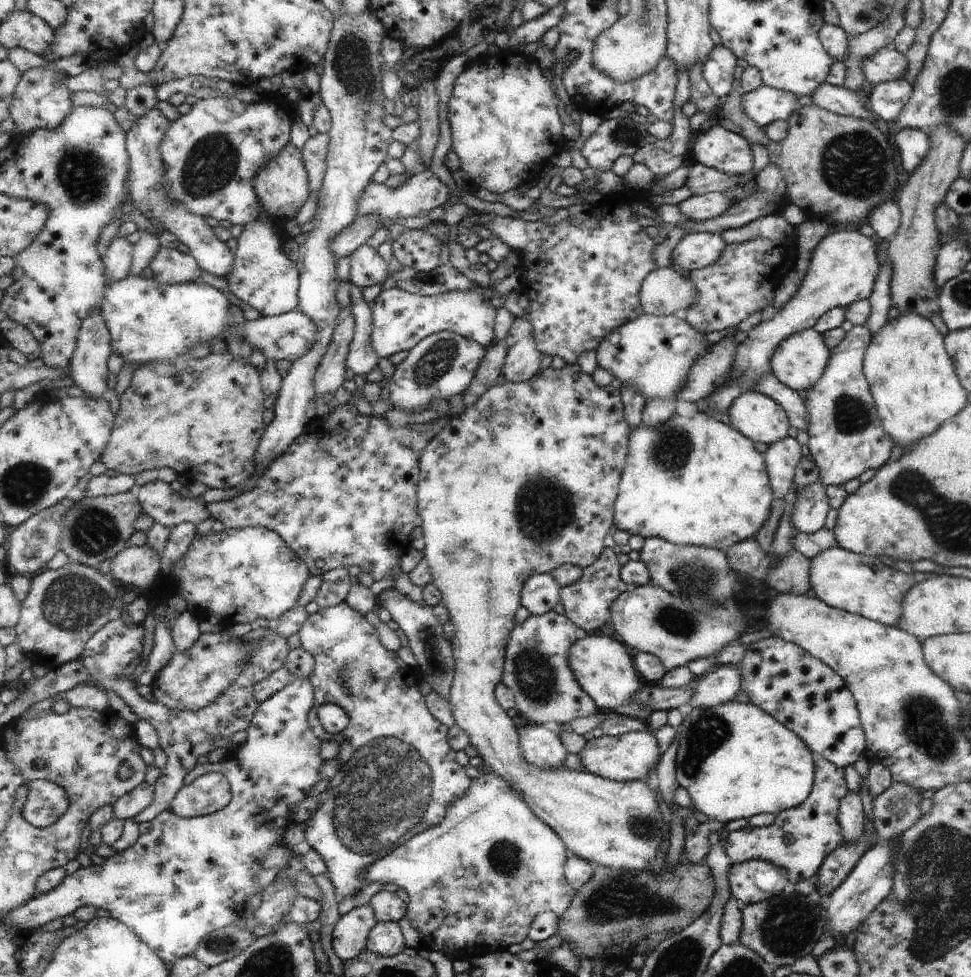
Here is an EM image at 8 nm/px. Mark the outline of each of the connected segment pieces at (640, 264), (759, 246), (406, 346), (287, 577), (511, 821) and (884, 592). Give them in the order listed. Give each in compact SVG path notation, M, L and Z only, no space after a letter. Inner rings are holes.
M623 190L608 196L602 203L591 206L589 218L585 222L575 224L567 219L553 226L546 220L530 222L518 217L501 217L496 214L476 214L463 218L461 227L474 230L479 226L500 236L505 244L518 250L520 257L520 288L519 290L530 301L530 310L525 312L523 319L533 324L533 336L539 352L545 356L559 356L565 363L578 364L579 356L597 350L601 340L628 322L643 316L640 292L645 278L657 270L657 262L653 256L658 242L645 232L643 224L639 224L639 214L633 210L632 201L646 203L650 195L633 194Z
M791 228L791 236L785 235L781 240L770 240L756 236L751 240L741 243L725 244L721 250L717 262L709 266L695 269L689 273L695 288L695 300L693 306L684 310L685 322L689 322L697 332L725 331L727 328L736 328L737 324L756 311L763 310L773 304L773 292L780 281L773 282L773 273L783 274L782 279L788 272L794 272L797 261L797 251L792 236L794 228Z
M475 284L475 288L467 290L467 292L443 292L437 295L421 296L410 292L405 292L404 289L395 287L392 289L381 290L377 299L371 303L373 310L373 350L379 358L391 358L403 351L411 351L422 340L428 336L439 332L451 330L457 332L461 336L468 337L471 340L476 340L481 346L489 347L498 339L495 336L495 313L497 307L490 304L491 298L485 298L483 291L485 288Z
M217 525L205 536L197 535L193 540L189 552L177 564L173 564L171 576L165 580L169 582L163 586L154 586L150 591L144 592L150 602L159 602L161 598L168 598L177 590L186 602L193 602L197 607L197 618L201 621L203 616L221 616L225 622L225 628L233 624L247 624L255 622L257 618L277 620L284 614L295 608L299 602L299 596L309 580L312 572L304 559L297 556L297 553L273 530L267 528L237 528L223 530Z
M483 769L481 774L473 779L469 792L465 792L465 796L461 796L453 804L449 804L447 816L445 816L445 820L439 826L433 826L433 828L419 833L415 838L411 838L409 842L402 844L401 848L397 848L393 854L383 857L383 860L377 860L373 866L369 866L367 874L364 874L364 876L369 884L371 882L380 882L382 884L389 882L389 884L395 884L408 893L410 901L408 902L408 915L405 918L411 922L415 930L419 931L422 947L431 951L440 951L451 960L466 959L470 961L472 958L485 956L492 952L505 951L509 946L523 942L525 938L529 937L529 930L531 930L533 920L539 914L543 914L543 912L554 912L558 918L565 916L565 912L572 908L573 898L575 898L576 894L576 889L569 884L565 876L565 864L567 864L567 860L571 856L576 856L576 854L571 852L561 835L557 834L547 822L541 820L541 817L538 817L536 812L532 811L531 806L523 800L523 796L519 792L515 792L513 786L507 780L503 780L497 772Z
M840 546L821 550L809 559L810 593L831 607L868 618L885 626L897 626L901 620L901 598L913 586L913 572L904 574L882 564L878 558L849 552Z

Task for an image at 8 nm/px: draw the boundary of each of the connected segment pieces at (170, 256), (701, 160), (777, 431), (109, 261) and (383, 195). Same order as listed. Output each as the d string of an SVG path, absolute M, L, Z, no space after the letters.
M161 246L150 264L155 280L161 284L176 285L200 280L203 269L191 254L184 254L177 249Z
M719 125L694 134L690 161L731 176L749 174L753 167L748 142Z
M747 390L727 408L736 431L752 442L769 446L787 437L789 422L779 404L763 393Z
M118 234L111 240L108 251L103 257L105 274L111 280L125 280L131 272L131 260L133 260L133 248L135 243L131 236L119 236Z
M426 170L410 177L410 179L399 188L389 188L384 183L375 183L371 180L369 186L365 188L365 194L359 200L359 214L357 219L361 216L369 216L369 214L379 214L383 218L391 220L403 220L403 218L417 218L426 217L431 210L435 210L438 206L442 206L449 200L449 186L445 182L441 182L431 170Z

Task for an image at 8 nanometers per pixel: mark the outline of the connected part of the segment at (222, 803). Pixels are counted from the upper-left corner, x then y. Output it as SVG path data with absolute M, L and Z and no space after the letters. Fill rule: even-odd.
M209 772L197 777L191 784L185 784L173 798L169 810L181 818L204 817L227 808L233 798L234 791L228 777L219 772Z

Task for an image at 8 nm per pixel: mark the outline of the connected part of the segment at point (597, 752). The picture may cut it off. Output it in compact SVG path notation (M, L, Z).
M650 729L633 731L623 735L603 735L587 742L585 750L581 752L581 763L585 771L597 776L617 781L635 782L643 781L651 770L656 770L661 762L662 754L656 731Z

